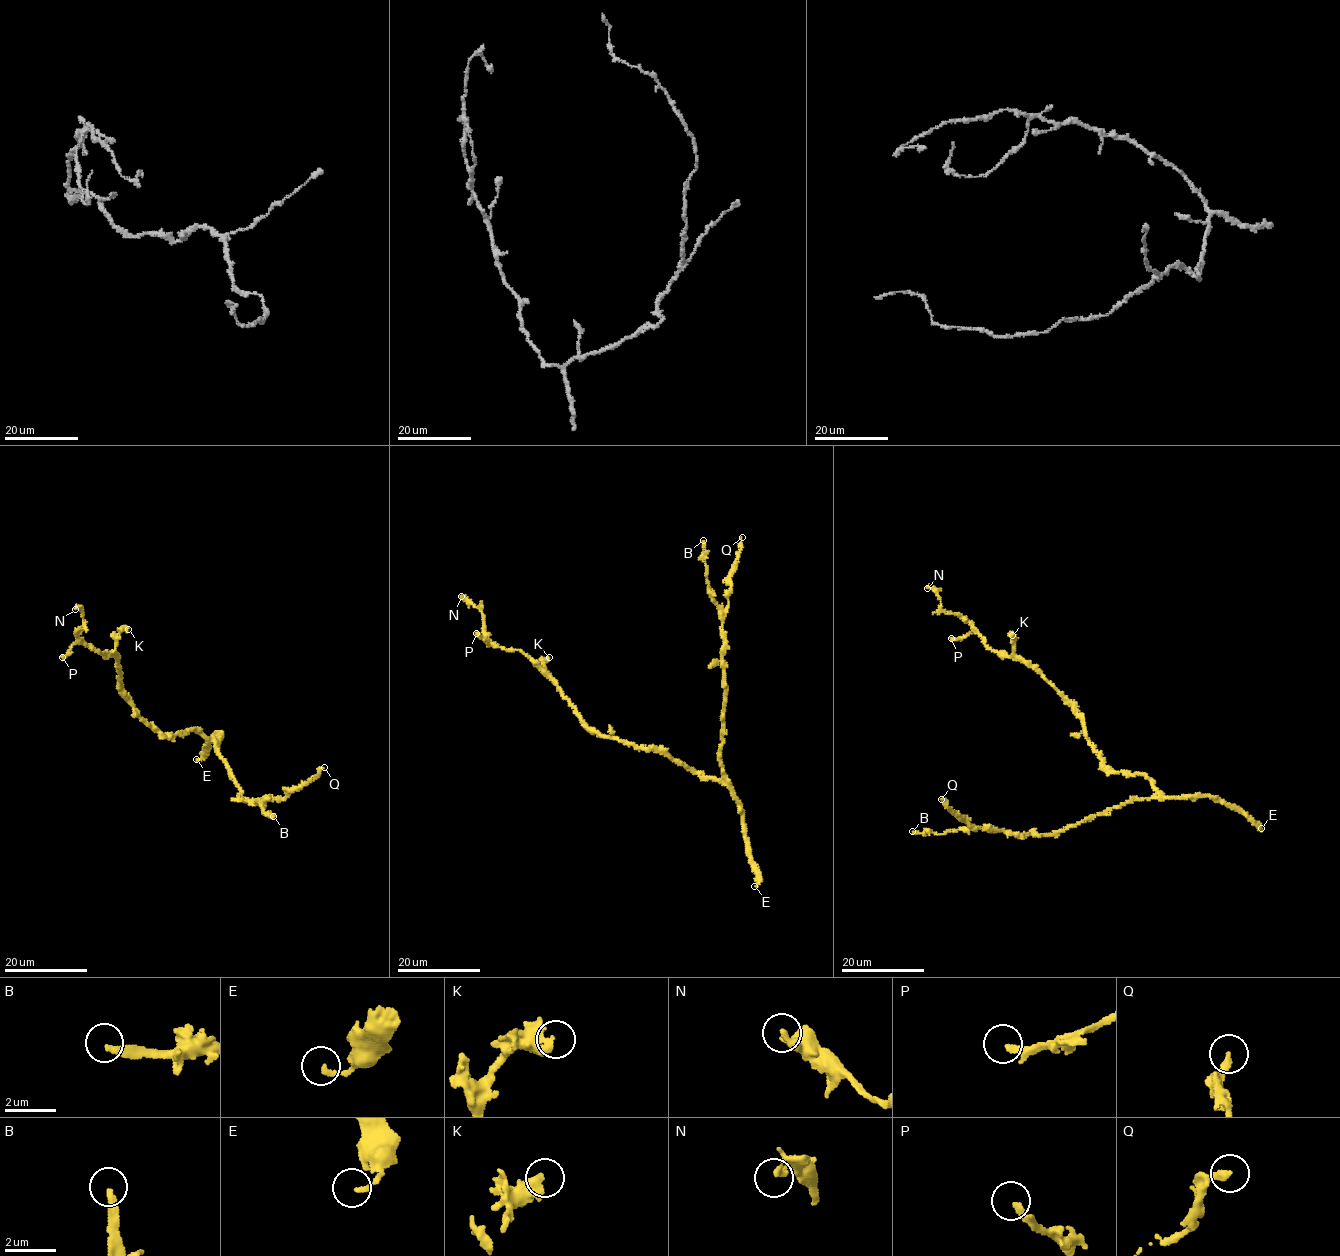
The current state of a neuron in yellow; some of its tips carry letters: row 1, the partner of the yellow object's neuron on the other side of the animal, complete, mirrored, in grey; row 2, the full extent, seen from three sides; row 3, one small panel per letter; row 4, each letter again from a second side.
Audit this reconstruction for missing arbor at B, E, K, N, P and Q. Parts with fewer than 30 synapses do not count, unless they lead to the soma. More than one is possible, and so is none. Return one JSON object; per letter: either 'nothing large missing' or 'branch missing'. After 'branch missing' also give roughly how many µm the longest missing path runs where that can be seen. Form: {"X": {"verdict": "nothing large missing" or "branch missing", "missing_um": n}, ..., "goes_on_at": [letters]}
{"B": {"verdict": "branch missing", "missing_um": 70}, "E": {"verdict": "nothing large missing"}, "K": {"verdict": "nothing large missing"}, "N": {"verdict": "nothing large missing"}, "P": {"verdict": "nothing large missing"}, "Q": {"verdict": "nothing large missing"}, "goes_on_at": ["B"]}

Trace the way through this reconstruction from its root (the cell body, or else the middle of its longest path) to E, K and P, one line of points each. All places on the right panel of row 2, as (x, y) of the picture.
E: (1133, 773), (1146, 776), (1166, 797), (1216, 796), (1235, 805), (1261, 828)
K: (1133, 773), (1113, 770), (1104, 765), (1088, 739), (1082, 716), (1054, 686), (1015, 655), (1012, 635)
P: (1133, 773), (1104, 765), (1088, 739), (1082, 716), (1039, 673), (993, 651), (973, 630), (951, 638)

